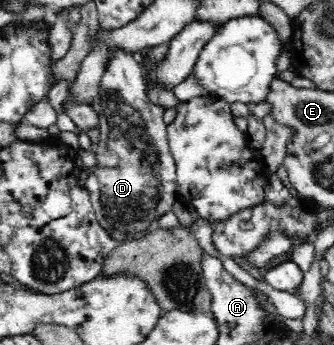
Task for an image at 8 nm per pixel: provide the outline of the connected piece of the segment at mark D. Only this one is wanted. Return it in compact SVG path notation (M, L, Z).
M119 50L101 78L101 92L94 98L92 107L99 117L99 142L95 146L97 162L89 168L88 182L84 188L90 194L93 210L99 224L117 242L140 239L159 228L159 220L171 211L178 198L176 162L168 145L167 124L163 121L165 110L155 106L148 97L148 83L141 73L138 56Z

